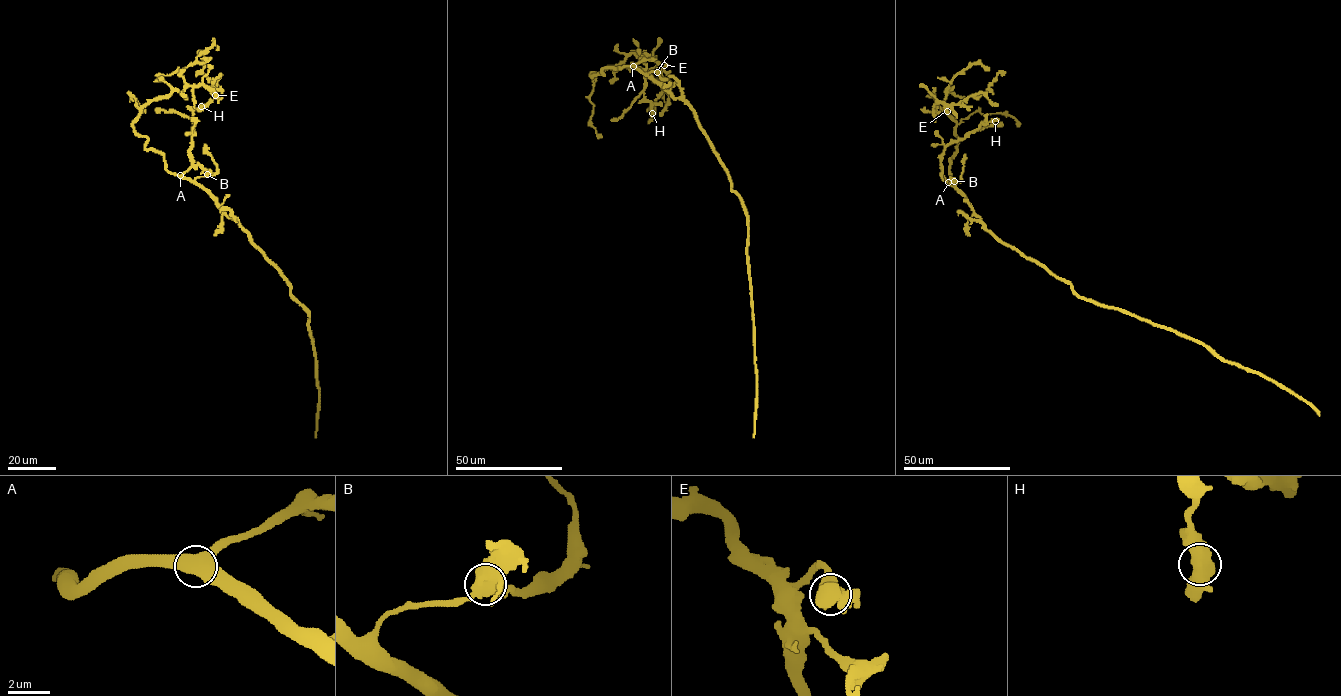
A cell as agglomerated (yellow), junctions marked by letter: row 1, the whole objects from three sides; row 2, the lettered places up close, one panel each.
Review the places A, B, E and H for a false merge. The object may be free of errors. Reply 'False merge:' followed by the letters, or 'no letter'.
False merge: no letter

